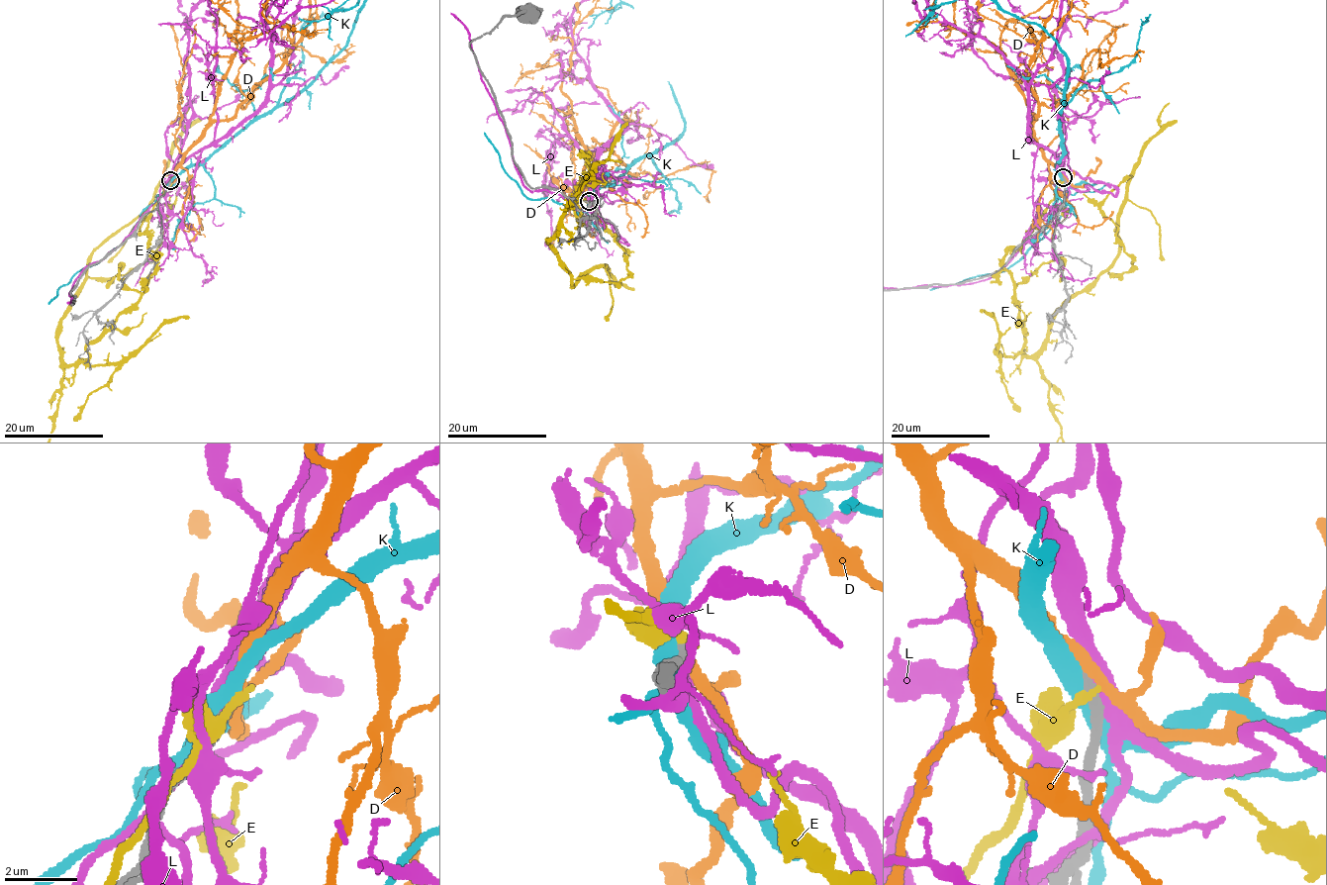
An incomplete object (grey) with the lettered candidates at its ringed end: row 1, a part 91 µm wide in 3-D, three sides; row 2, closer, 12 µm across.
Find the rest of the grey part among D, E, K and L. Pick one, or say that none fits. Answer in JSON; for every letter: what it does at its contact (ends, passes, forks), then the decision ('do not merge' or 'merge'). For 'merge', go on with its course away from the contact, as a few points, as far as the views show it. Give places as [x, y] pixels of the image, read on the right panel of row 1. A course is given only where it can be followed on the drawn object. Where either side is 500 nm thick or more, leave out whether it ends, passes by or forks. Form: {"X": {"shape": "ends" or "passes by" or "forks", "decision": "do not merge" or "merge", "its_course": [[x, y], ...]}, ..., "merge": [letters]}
{"D": {"shape": "passes by", "decision": "merge"}, "E": {"shape": "ends", "decision": "do not merge"}, "K": {"shape": "passes by", "decision": "do not merge"}, "L": {"shape": "passes by", "decision": "do not merge"}, "merge": ["D"]}

